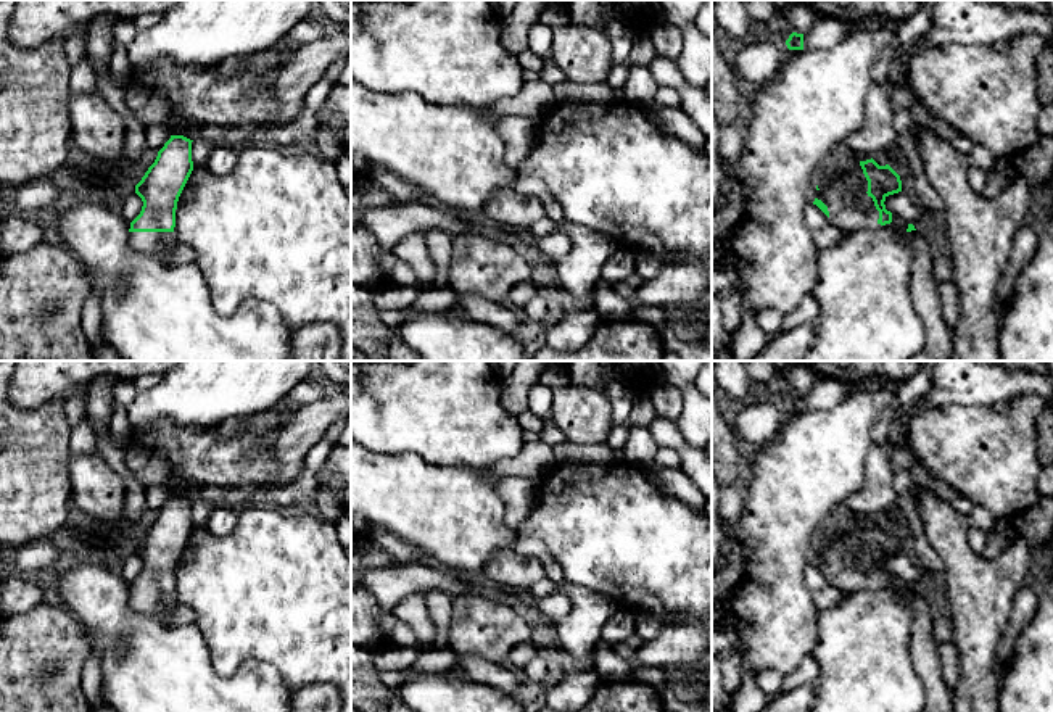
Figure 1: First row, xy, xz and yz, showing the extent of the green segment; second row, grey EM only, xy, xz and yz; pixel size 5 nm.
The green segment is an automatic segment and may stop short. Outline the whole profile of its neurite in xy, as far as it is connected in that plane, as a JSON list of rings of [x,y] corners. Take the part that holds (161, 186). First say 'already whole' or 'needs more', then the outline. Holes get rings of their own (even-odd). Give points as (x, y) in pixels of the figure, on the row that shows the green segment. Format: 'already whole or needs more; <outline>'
needs more; [[[171,135],[135,185],[135,193],[142,198],[143,206],[130,222],[129,245],[163,263],[172,263],[169,253],[179,245],[174,237],[176,209],[193,171],[192,142],[184,135]]]

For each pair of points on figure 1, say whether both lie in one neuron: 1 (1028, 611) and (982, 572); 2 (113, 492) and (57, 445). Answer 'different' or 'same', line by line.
1: different
2: different

